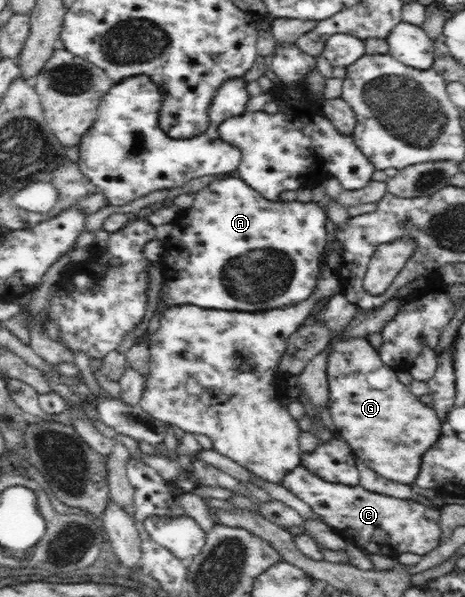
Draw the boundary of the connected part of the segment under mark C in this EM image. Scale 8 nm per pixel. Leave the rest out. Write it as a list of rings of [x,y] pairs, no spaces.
[[[297,466],[284,476],[282,485],[309,505],[313,512],[336,529],[347,541],[371,554],[397,558],[403,552],[426,554],[441,544],[440,509],[427,507],[415,500],[377,494],[359,485],[335,484]]]

